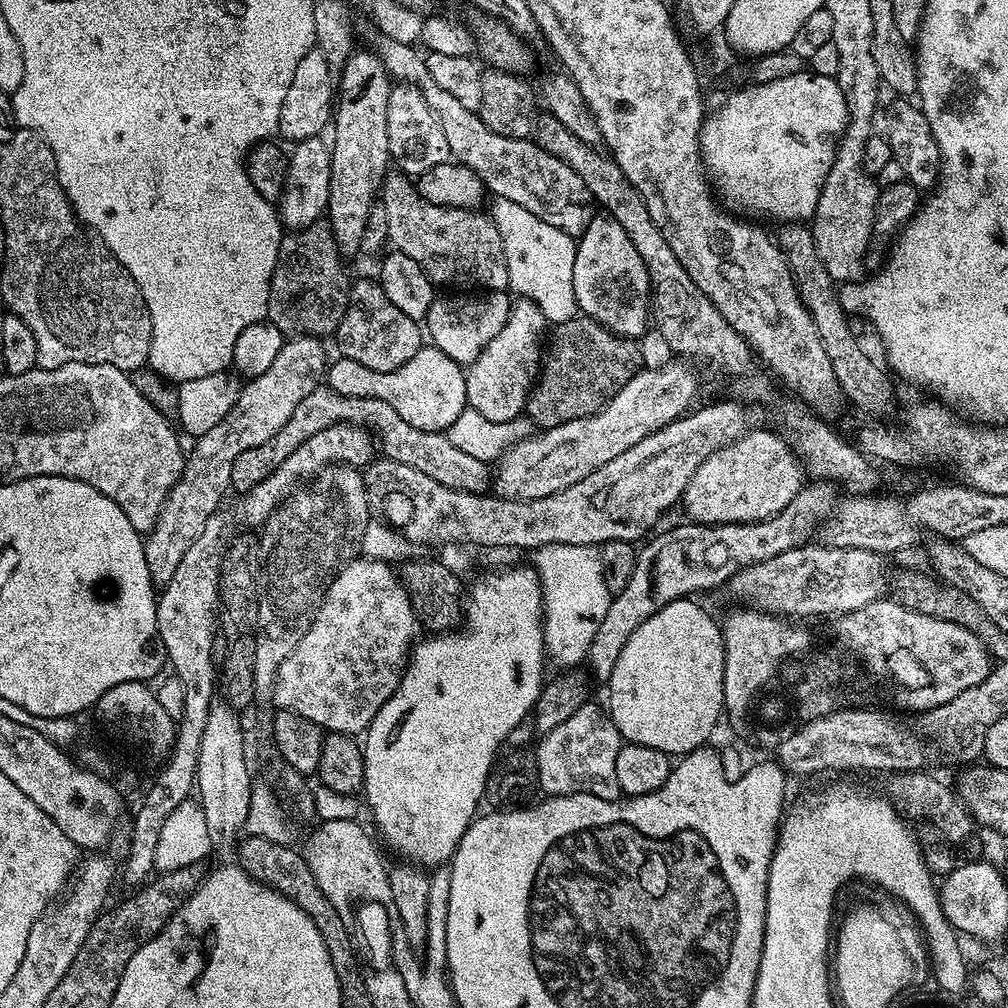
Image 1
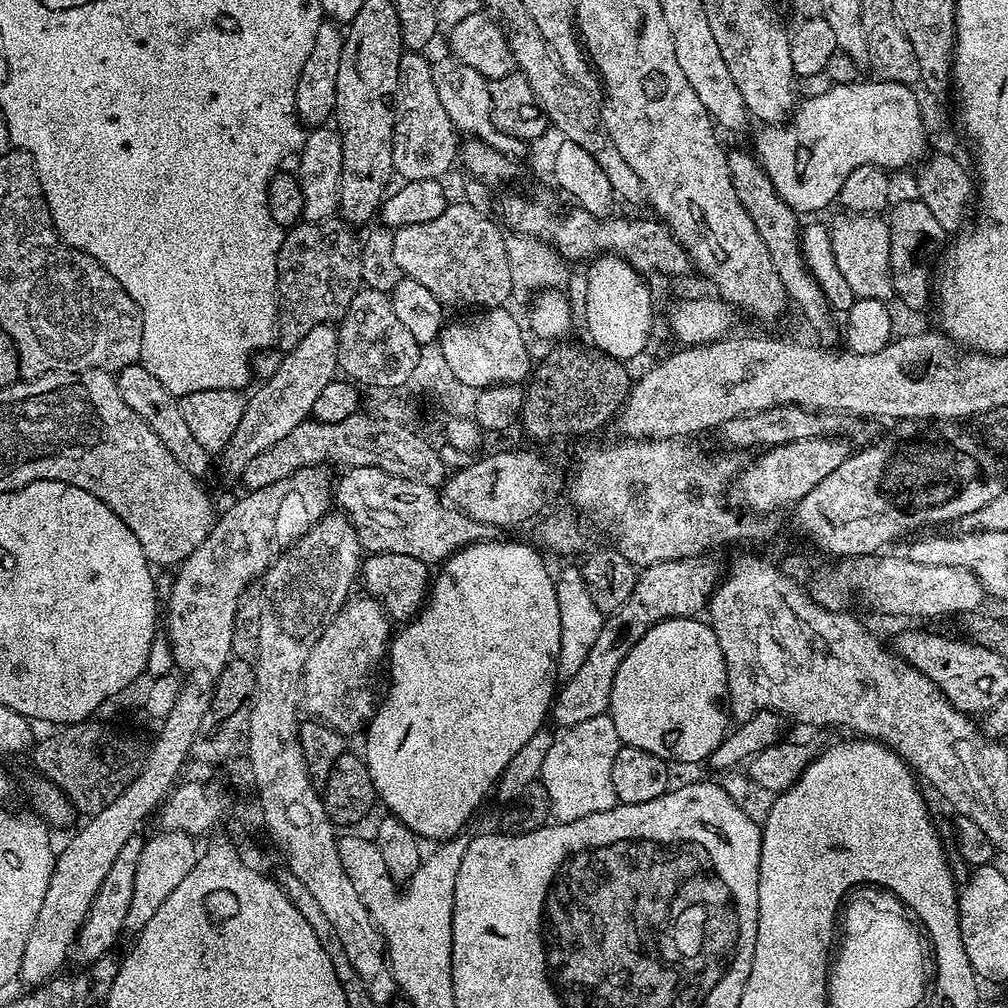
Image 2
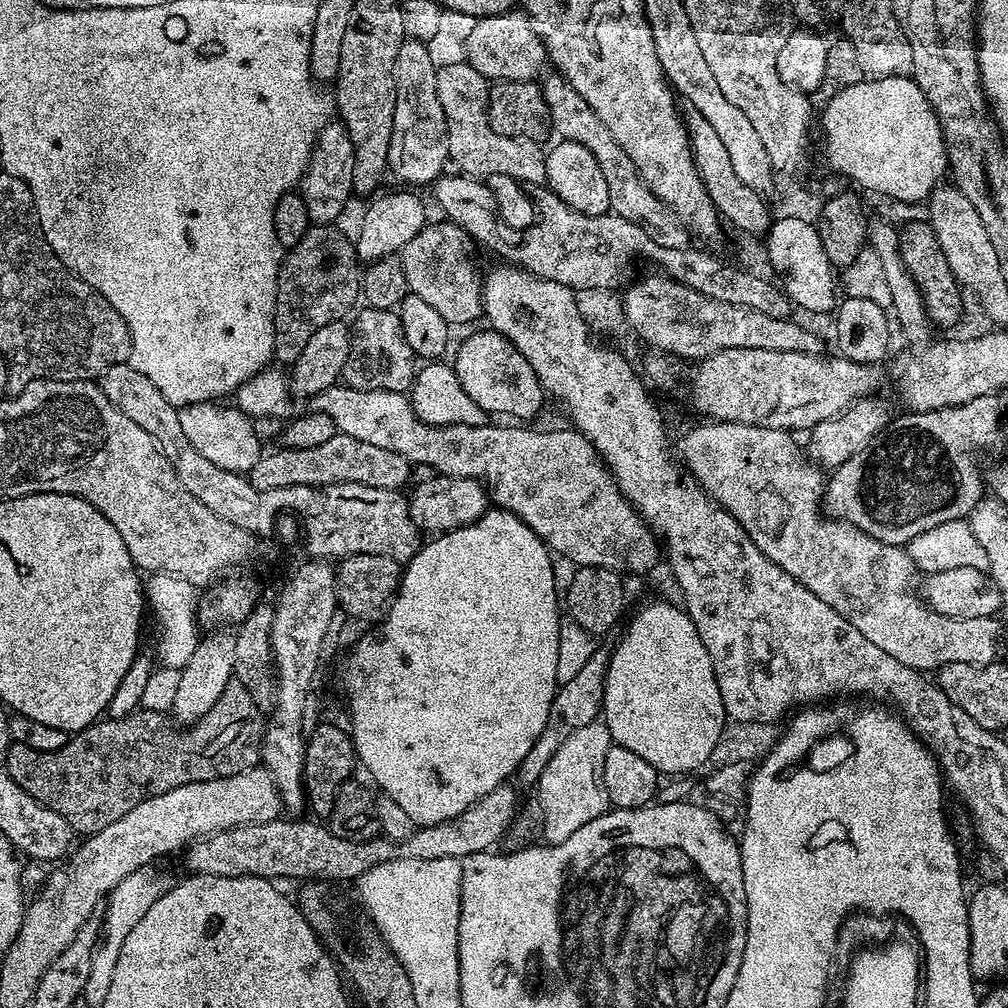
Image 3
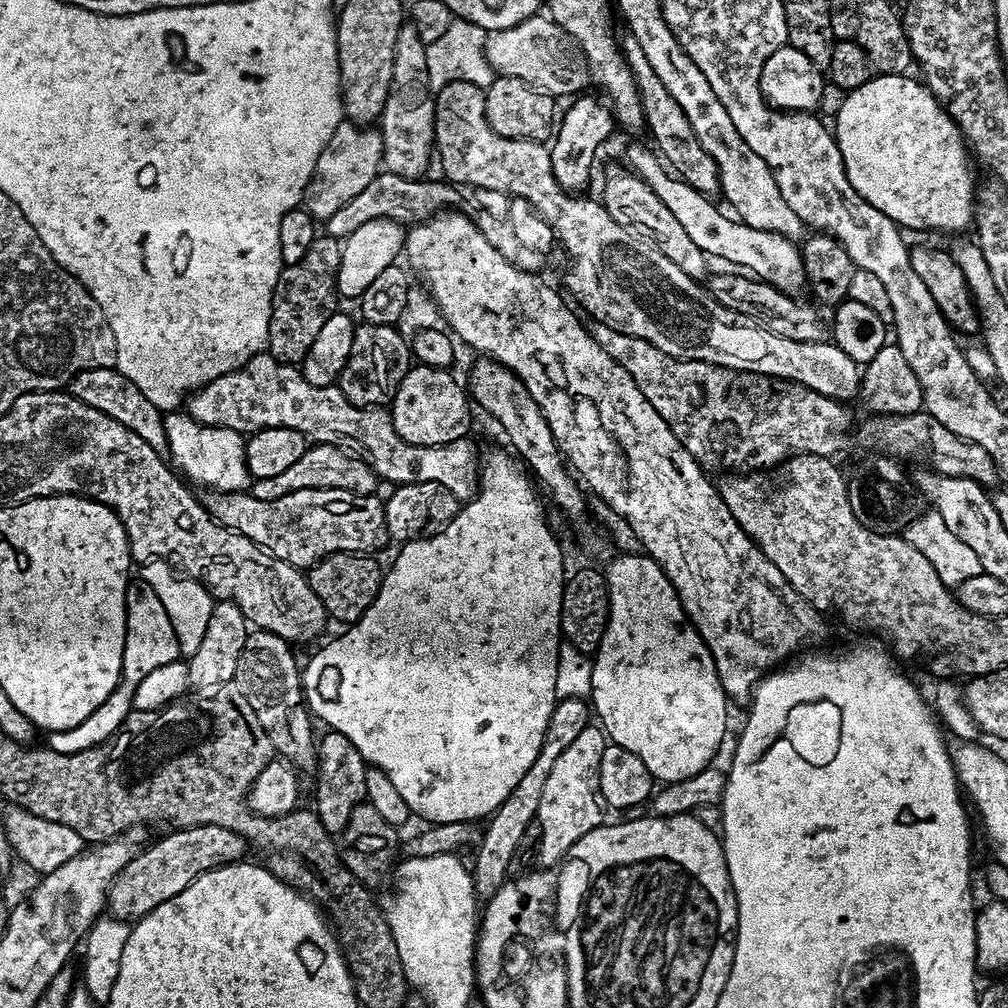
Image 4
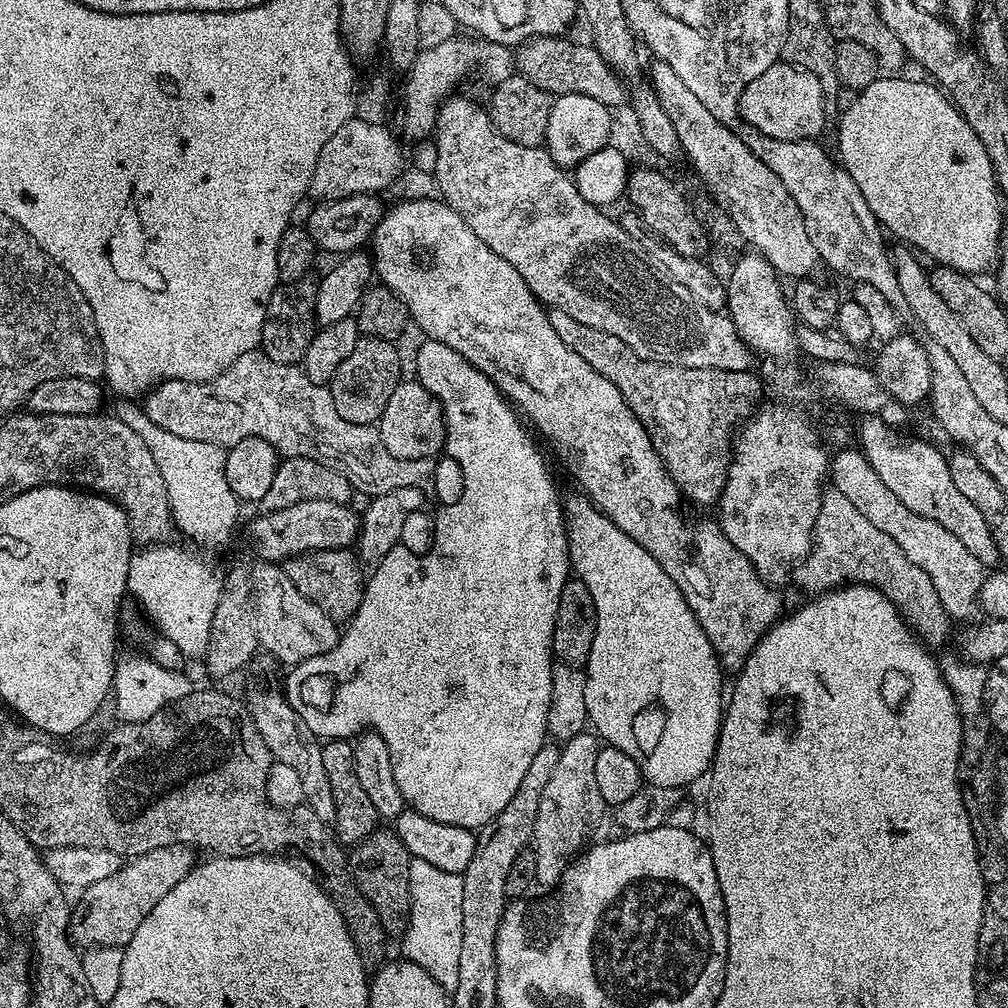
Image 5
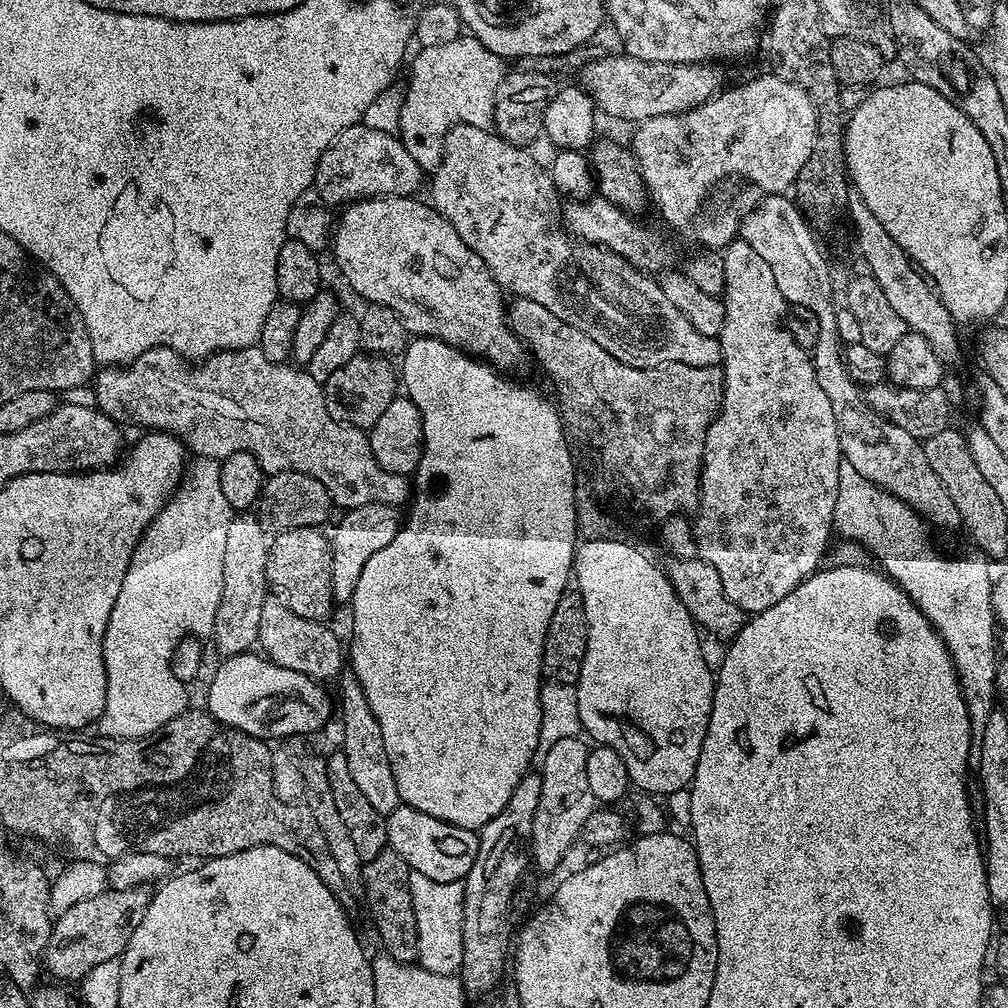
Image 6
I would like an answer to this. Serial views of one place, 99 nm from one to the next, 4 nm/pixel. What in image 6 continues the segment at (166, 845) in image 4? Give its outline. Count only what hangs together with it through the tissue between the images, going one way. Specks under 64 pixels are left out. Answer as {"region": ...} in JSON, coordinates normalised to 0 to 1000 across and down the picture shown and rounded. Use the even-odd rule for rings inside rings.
{"region":[[[146,880],[111,881],[97,886],[95,890],[73,896],[63,906],[55,910],[52,926],[42,949],[43,959],[60,972],[79,974],[93,958],[109,951],[119,951],[127,940],[129,927],[137,923],[137,915],[145,908],[151,885]]]}

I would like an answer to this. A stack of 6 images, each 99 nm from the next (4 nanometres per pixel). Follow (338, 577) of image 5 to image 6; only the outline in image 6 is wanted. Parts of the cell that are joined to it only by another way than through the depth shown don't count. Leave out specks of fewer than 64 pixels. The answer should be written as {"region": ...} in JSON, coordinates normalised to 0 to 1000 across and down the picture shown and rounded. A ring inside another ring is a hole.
{"region":[[[284,524],[269,533],[264,554],[264,573],[267,584],[292,609],[305,615],[324,616],[331,604],[327,563],[329,538],[317,524]]]}

